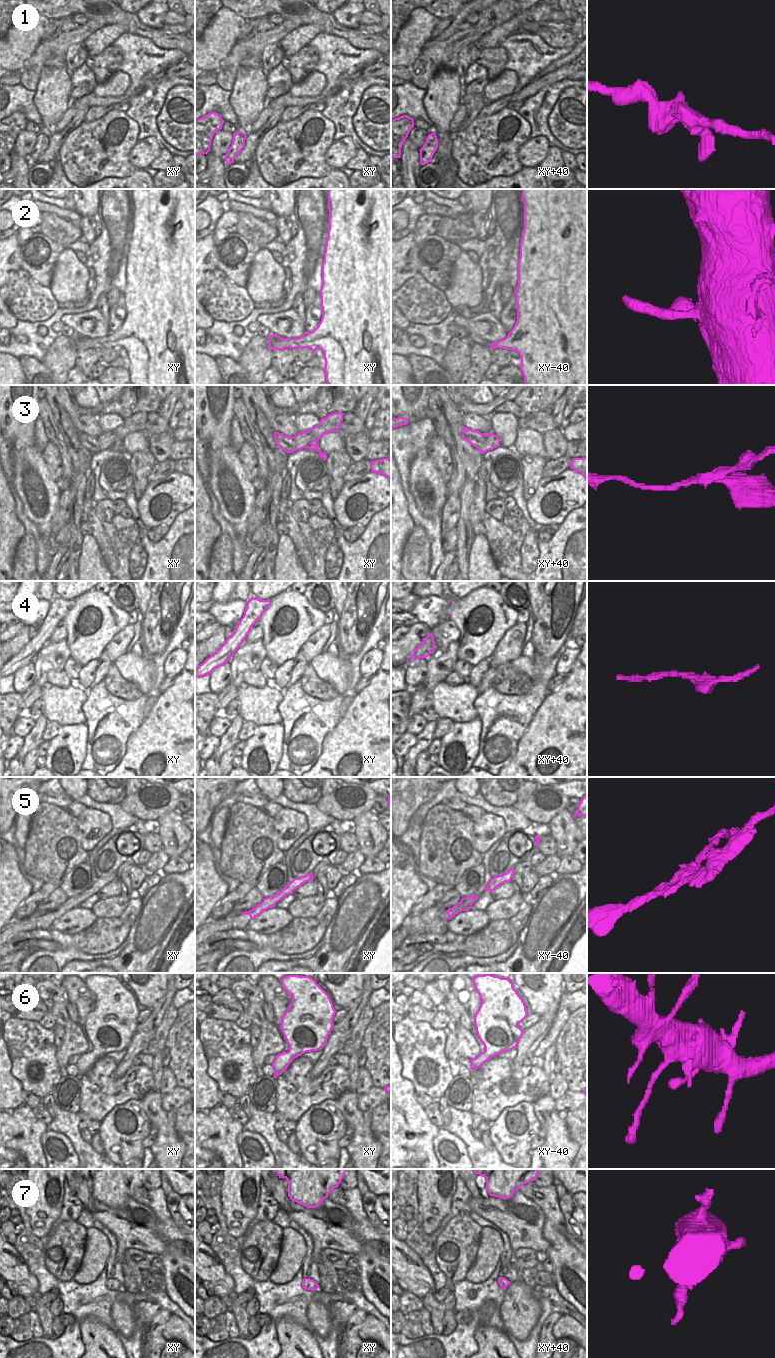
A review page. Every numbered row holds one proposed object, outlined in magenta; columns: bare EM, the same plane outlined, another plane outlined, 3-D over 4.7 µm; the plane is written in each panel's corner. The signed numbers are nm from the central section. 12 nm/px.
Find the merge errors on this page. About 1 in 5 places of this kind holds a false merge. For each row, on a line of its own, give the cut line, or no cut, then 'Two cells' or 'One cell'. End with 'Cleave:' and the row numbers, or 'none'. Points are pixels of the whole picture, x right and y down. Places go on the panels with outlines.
1: No split. One cell
2: No split. One cell
3: Split along xy+40 (487, 435), (487, 440), (483, 446), (493, 448). Two cells
4: No split. One cell
5: Split along xy (280, 891), (285, 895). Two cells
6: No split. One cell
7: No split. One cell
Cleave: 3, 5.

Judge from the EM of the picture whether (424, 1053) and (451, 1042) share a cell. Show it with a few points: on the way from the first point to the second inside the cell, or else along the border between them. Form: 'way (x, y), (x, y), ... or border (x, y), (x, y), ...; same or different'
border (447, 1030), (445, 1056), (448, 1060); different

